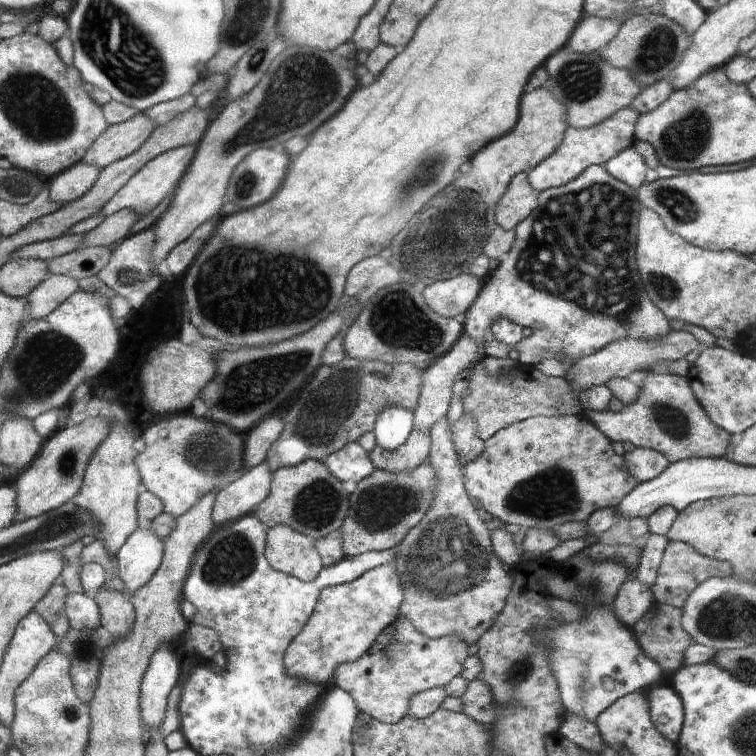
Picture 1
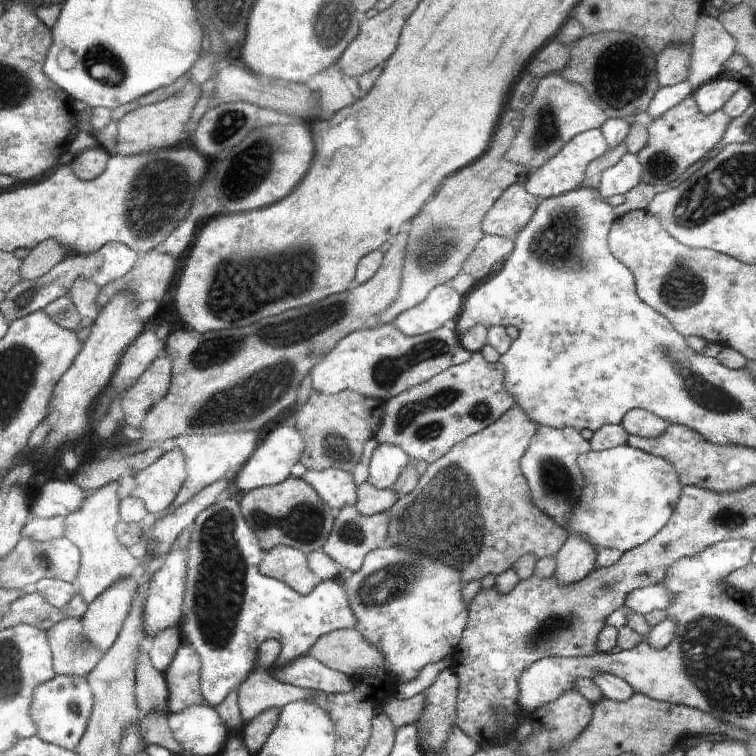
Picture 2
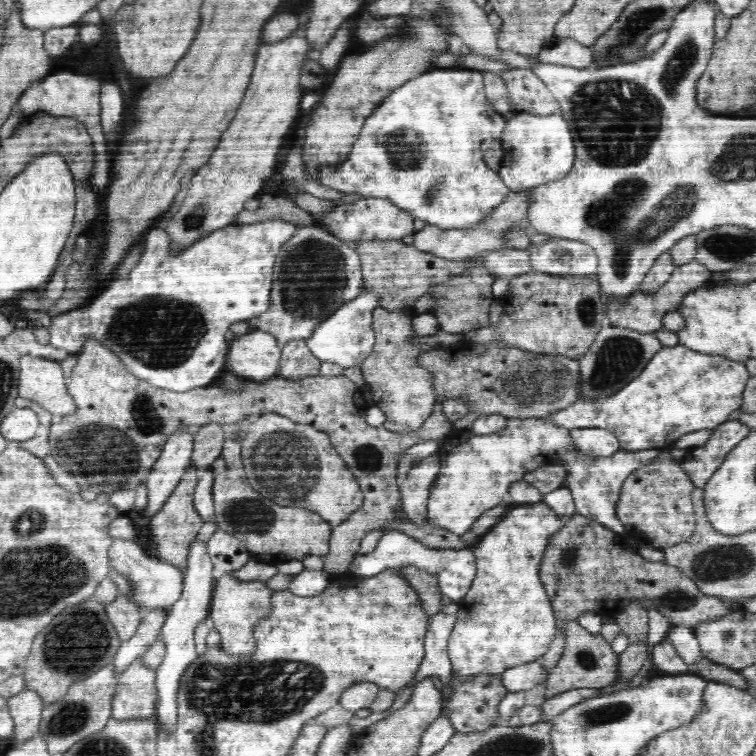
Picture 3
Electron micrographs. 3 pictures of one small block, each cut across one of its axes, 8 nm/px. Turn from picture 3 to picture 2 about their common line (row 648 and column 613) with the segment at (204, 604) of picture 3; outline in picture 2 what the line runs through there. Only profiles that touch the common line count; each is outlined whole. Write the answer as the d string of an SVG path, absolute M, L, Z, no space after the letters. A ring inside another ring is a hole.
M626 153L614 166L607 168L601 176L598 190L601 192L603 198L610 198L610 196L618 196L618 194L628 195L631 188L634 188L641 180L642 167L638 157L632 153Z

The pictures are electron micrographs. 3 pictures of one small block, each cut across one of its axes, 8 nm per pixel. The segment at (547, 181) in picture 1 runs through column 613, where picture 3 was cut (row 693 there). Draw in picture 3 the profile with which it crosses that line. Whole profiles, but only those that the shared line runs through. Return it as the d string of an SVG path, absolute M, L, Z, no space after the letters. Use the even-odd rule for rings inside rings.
M144 656L138 657L126 670L120 674L120 683L113 698L113 718L118 722L142 720L155 722L157 720L157 669L144 664Z

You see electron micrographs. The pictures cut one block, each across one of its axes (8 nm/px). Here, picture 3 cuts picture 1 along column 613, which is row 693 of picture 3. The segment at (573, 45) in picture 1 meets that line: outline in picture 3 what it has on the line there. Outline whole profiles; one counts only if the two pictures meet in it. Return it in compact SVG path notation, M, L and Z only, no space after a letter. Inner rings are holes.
M26 688L20 694L8 698L7 704L8 707L10 708L9 714L12 716L12 719L14 720L15 723L15 730L12 738L14 738L16 742L18 742L18 744L14 746L17 747L18 745L24 744L26 740L30 740L31 737L35 737L37 734L39 734L39 725L41 722L42 712L44 711L45 705L44 701L42 701L42 697L38 695L38 692Z

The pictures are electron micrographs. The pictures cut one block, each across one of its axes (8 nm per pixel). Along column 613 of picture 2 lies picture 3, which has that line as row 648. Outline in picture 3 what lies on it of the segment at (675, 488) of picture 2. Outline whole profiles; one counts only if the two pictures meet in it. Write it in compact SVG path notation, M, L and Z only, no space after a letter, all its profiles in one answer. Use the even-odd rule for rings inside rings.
M543 502L514 506L503 514L488 534L480 536L480 542L470 546L476 557L477 573L466 596L456 602L461 613L448 640L448 654L456 676L472 677L479 673L500 675L508 668L540 659L547 653L557 632L558 621L541 581L541 562L549 539L563 526L562 519Z

